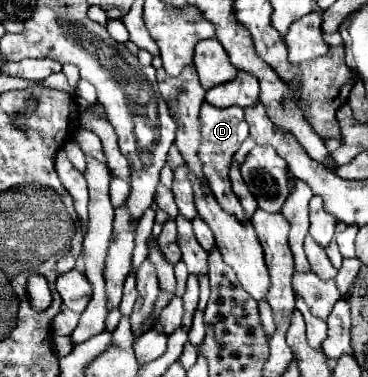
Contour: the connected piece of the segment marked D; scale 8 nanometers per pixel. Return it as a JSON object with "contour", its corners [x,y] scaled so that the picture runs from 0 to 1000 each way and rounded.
{"contour":[[[554,271],[549,292],[543,292],[543,393],[538,393],[538,419],[549,430],[549,456],[571,488],[571,504],[582,509],[592,541],[625,562],[641,568],[641,578],[652,578],[663,594],[679,594],[674,578],[663,578],[663,557],[652,546],[647,520],[630,504],[625,488],[625,440],[630,440],[630,414],[641,408],[641,398],[652,393],[652,382],[674,366],[674,329],[663,324],[663,297],[652,281],[625,281],[625,286],[587,286],[565,271]]]}

